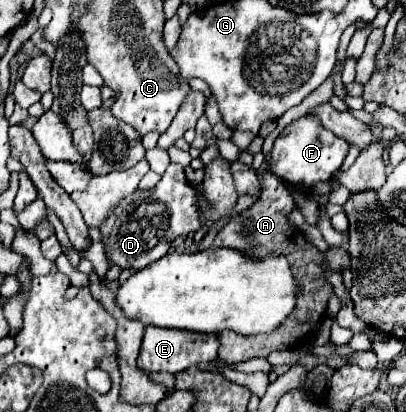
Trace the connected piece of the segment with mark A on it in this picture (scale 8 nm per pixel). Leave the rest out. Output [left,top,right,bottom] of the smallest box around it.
[213,175,351,363]

